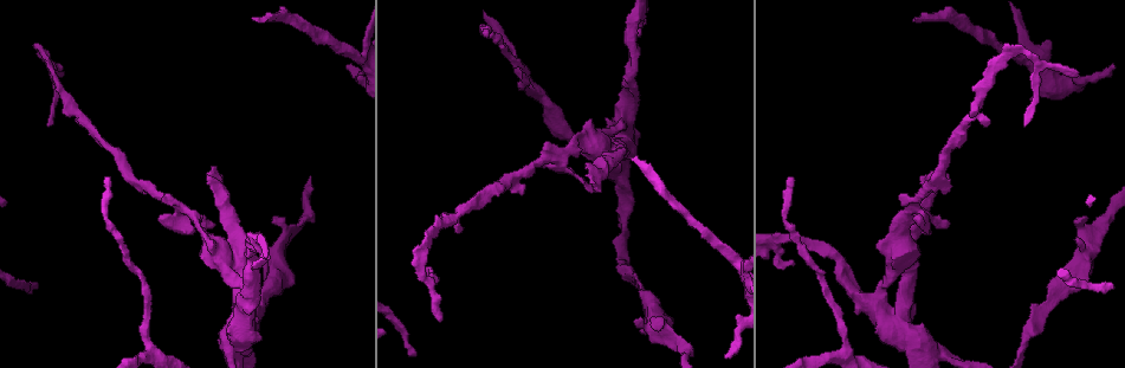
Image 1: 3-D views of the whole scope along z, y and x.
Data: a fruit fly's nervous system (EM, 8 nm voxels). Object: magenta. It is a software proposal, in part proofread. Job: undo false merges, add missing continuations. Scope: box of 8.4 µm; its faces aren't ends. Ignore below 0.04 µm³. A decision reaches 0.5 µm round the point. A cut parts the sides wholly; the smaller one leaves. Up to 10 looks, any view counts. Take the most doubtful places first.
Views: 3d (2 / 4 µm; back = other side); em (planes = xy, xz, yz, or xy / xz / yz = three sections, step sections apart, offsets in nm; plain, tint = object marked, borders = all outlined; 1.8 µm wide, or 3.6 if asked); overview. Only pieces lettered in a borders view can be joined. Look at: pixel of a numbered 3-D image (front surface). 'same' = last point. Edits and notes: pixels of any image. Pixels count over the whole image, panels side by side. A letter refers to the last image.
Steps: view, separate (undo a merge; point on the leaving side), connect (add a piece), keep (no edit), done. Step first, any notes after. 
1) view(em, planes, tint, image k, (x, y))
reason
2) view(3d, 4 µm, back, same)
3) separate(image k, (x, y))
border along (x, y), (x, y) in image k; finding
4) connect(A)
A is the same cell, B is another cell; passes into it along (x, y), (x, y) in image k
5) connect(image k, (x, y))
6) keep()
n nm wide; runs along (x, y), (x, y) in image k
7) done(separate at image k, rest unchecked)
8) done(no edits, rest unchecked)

view(em, planes, plain, image 1, (252, 17))
an open end

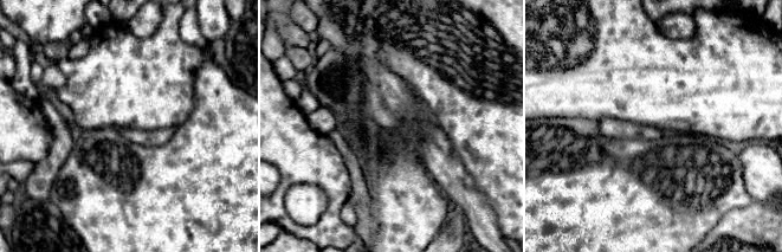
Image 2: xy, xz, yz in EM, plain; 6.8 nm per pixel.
view(em, planes, tint, same)
where the object lies

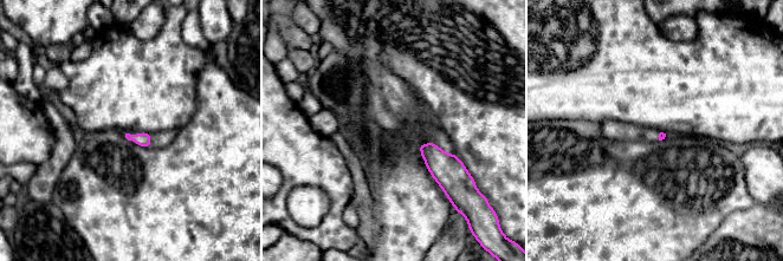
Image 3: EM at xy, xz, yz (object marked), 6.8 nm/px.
view(em, planes, borders, same)

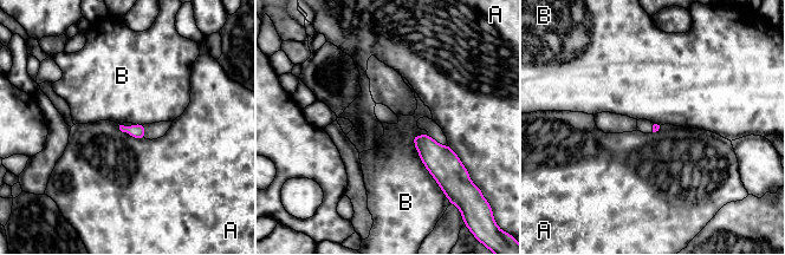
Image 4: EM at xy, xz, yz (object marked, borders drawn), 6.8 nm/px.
keep()
A and B are other cells; border along (414, 133), (415, 149), (440, 187) in image 4; no lettered piece goes on from it

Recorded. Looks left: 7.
view(3d, 2 µm, image 1, (792, 179))

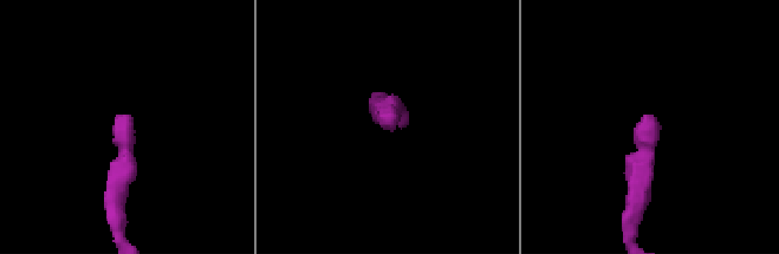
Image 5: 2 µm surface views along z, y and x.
view(em, planes, borders, image 5, (119, 115))

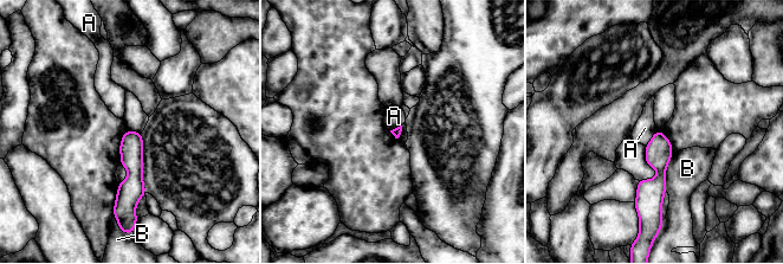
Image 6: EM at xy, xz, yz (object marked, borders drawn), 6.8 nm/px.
keep()
A and B are other cells; border along (657, 130), (646, 146) in image 6; none of them fits

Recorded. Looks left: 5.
view(3d, 4 µm, image 1, (237, 259))
two arms in line, one across

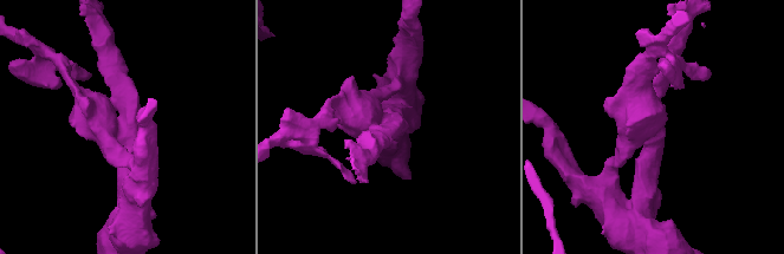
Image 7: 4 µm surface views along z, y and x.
view(em, 3.6 µm, planes, borders, image 7, (122, 125))

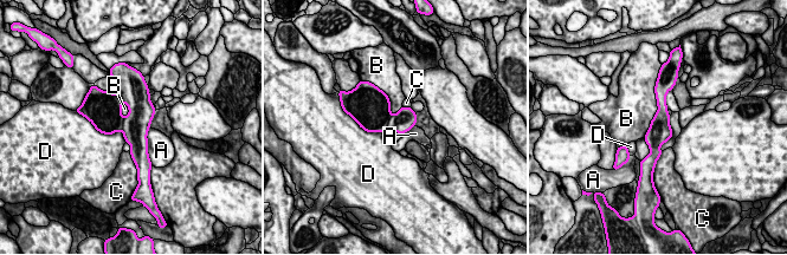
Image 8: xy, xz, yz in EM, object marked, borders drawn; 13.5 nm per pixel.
separate(image 8, (405, 119))
A, B, C and D are other cells; border along (392, 115), (386, 130) in image 8; a second cell is stuck on

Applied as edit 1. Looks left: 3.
view(overview)

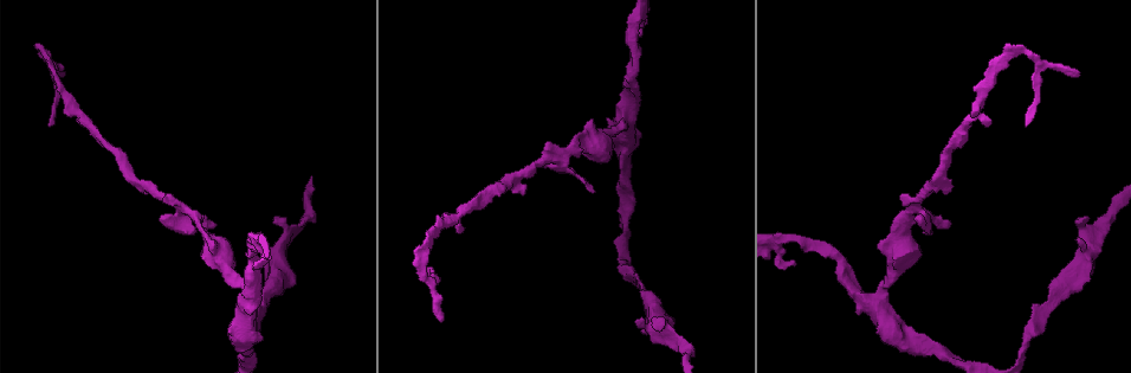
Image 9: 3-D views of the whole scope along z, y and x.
view(em, planes, borders, image 9, (935, 347))
calibre changes

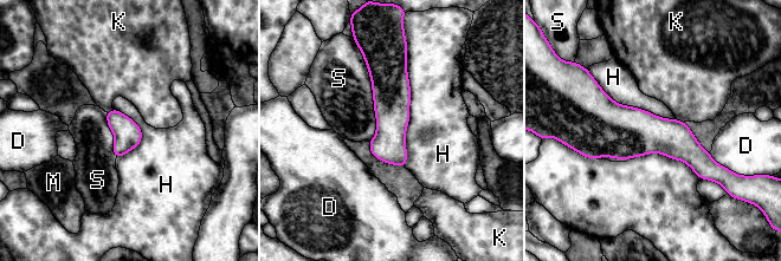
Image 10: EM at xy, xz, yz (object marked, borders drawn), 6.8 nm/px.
keep()
D, H, K, M and S are other cells; runs along (586, 124), (671, 137), (717, 167) in image 10; all the same cell

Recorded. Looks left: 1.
done(separate at image 8, rest unchecked)

